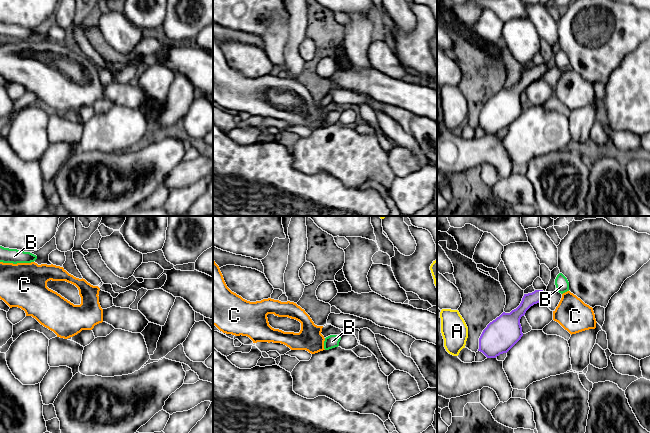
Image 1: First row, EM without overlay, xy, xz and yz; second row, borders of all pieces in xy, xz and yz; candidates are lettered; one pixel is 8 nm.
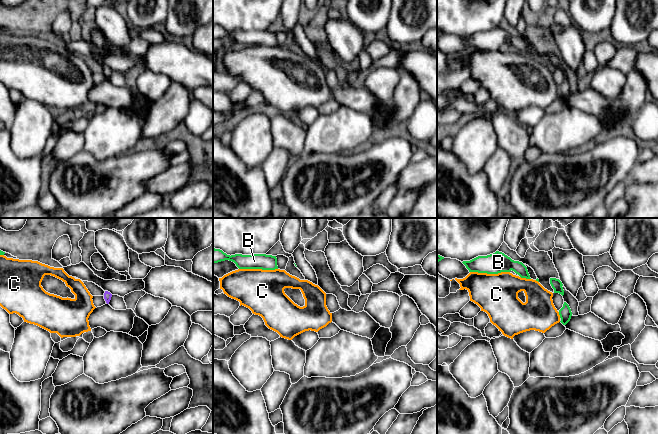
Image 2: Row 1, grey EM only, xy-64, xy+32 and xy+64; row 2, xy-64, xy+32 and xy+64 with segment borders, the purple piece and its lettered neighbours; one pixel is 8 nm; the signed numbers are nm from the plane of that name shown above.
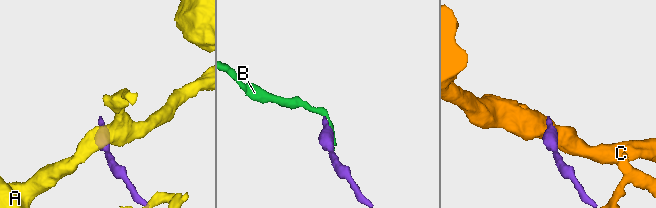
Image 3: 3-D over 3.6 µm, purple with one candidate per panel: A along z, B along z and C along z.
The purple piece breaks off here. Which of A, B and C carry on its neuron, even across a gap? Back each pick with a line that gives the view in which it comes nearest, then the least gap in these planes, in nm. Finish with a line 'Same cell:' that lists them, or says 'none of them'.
Same cell: none of them

